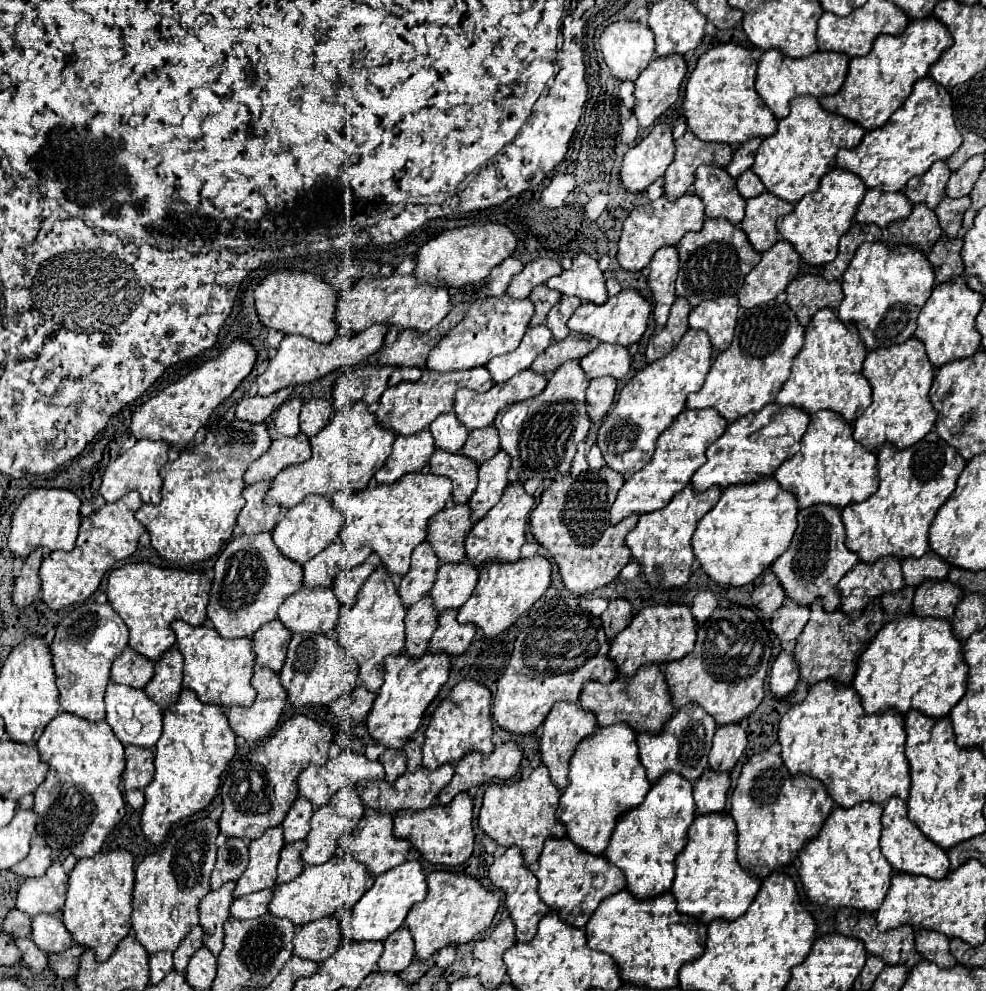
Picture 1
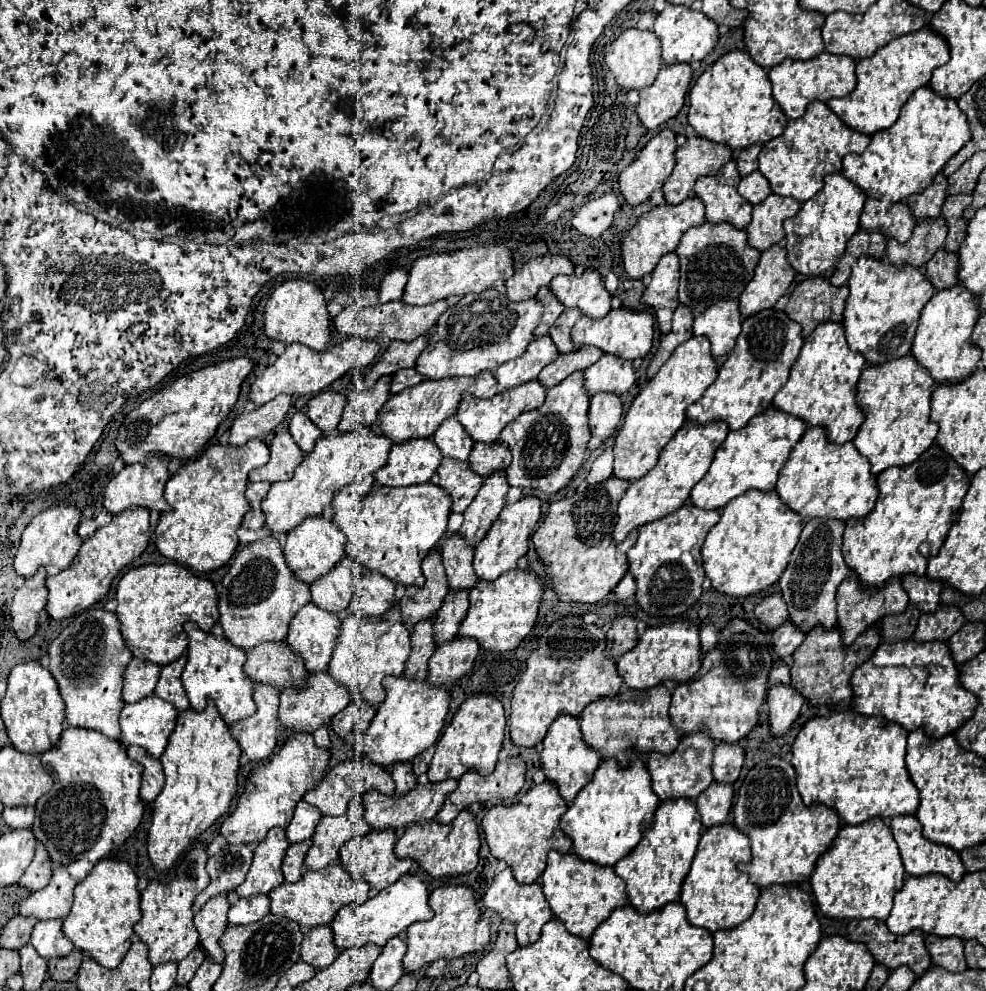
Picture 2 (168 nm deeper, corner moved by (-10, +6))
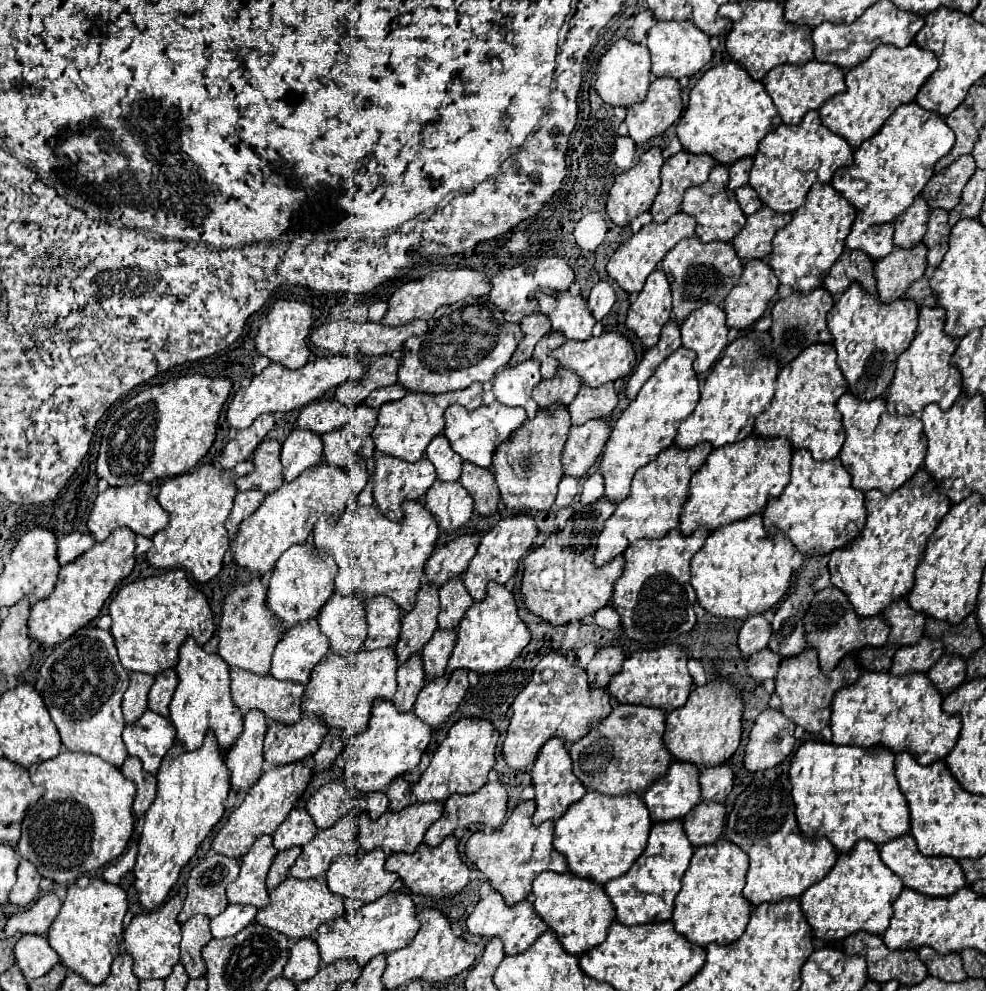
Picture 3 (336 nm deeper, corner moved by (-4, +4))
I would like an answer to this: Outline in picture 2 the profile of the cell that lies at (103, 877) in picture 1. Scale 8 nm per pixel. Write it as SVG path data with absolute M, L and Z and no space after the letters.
M101 860L91 874L75 886L73 908L63 920L63 936L103 968L117 968L131 946L133 924L139 922L139 910L137 876L133 868L123 860Z

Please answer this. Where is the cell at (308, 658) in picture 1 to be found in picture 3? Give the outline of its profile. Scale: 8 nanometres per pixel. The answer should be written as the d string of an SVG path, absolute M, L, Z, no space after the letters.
M303 716L295 724L281 724L279 720L271 720L265 736L263 756L271 764L303 760L317 752L327 730L329 728L325 720L319 720L317 716Z

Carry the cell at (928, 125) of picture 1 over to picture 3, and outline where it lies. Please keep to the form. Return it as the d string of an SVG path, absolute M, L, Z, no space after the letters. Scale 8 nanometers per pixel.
M915 102L901 104L883 128L855 150L855 162L835 172L831 186L839 190L851 206L865 212L871 222L893 222L913 204L915 196L923 192L937 160L951 152L953 140L953 130L941 114L925 110Z

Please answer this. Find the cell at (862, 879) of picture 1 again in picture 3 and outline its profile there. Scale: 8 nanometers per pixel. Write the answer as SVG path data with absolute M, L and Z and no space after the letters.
M859 840L849 852L837 856L833 870L829 870L821 882L807 888L799 902L809 926L815 930L815 936L829 942L843 940L857 930L883 934L893 916L891 904L901 890L901 878L883 864L877 844L871 840Z

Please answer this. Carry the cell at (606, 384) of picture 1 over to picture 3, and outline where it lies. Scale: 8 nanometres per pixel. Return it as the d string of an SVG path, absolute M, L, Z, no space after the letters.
M607 418L589 420L581 426L571 426L567 444L563 448L563 468L565 476L585 476L595 464L597 456L603 452L611 434L611 422Z

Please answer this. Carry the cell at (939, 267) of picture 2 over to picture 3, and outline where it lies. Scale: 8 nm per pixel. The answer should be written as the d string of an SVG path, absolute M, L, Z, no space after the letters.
M927 276L919 278L917 282L913 282L909 286L909 290L905 292L905 298L911 298L919 306L935 306L937 304L937 296L933 296L933 290L929 286L929 278Z

